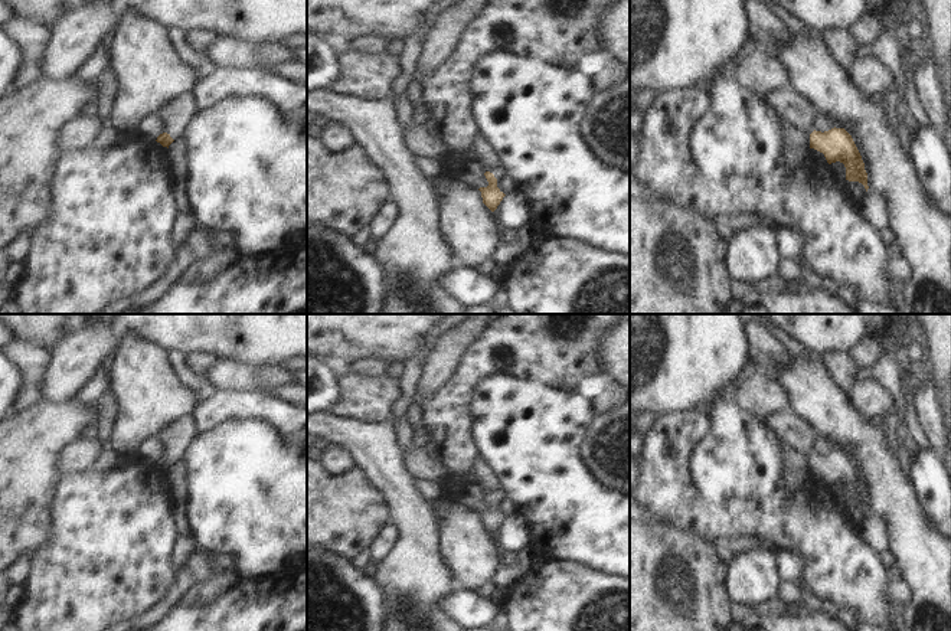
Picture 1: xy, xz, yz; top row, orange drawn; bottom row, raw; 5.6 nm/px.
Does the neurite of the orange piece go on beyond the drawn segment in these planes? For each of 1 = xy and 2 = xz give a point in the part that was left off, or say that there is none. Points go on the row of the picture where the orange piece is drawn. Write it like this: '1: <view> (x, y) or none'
1: xy (175, 114)
2: xz (499, 172)

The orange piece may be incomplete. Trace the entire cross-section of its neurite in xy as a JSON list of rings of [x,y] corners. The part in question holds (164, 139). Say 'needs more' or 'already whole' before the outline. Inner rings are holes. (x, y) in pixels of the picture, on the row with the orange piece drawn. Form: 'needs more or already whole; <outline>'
needs more; [[[184,91],[167,101],[156,112],[163,122],[164,131],[156,141],[169,148],[174,140],[183,135],[186,125],[196,112],[197,105],[192,91]]]

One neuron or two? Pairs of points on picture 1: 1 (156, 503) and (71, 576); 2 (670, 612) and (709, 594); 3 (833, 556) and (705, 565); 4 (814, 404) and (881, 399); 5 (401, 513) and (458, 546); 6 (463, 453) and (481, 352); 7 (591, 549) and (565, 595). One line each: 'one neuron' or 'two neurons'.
1: one neuron
2: one neuron
3: two neurons
4: two neurons
5: two neurons
6: one neuron
7: two neurons

